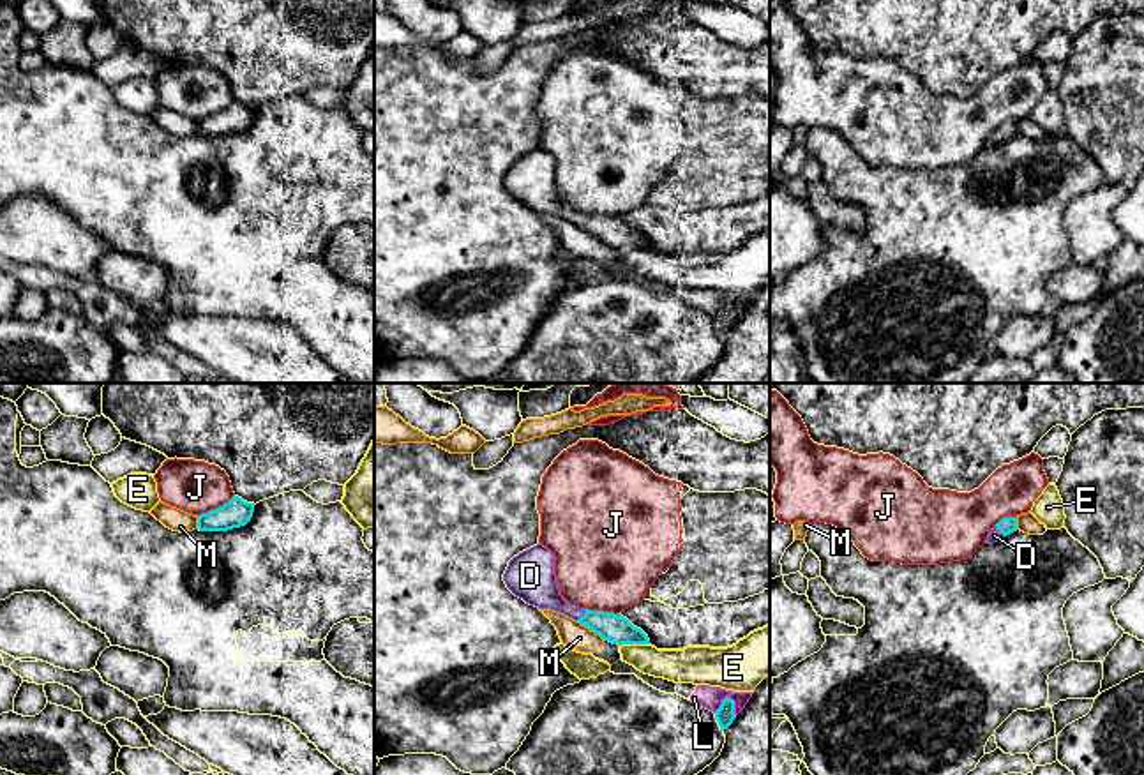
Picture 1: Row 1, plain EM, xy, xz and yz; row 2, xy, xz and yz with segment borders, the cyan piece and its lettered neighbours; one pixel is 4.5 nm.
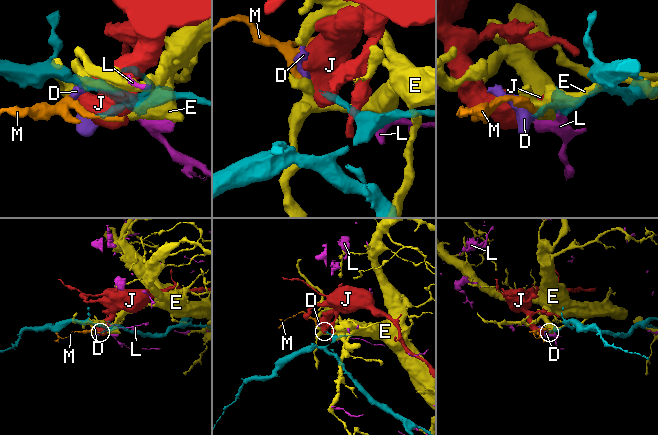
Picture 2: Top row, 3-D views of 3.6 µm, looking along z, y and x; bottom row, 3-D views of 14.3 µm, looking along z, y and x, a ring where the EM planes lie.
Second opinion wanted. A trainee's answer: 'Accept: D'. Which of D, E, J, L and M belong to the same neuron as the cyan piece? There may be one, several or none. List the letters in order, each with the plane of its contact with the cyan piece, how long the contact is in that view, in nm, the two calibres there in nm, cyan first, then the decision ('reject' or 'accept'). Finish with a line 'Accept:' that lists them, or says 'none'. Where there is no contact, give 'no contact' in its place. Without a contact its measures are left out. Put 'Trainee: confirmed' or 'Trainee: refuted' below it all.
D: contact in xz; length 70 nm; calibres 130 and 180 nm; accept
E: contact in xz; length 140 nm; calibres 130 and 160 nm; reject
J: contact in xy; length 190 nm; calibres 130 and 240 nm; reject
L: contact in xz; length 120 nm; calibres 90 and 110 nm; reject
M: contact in xz; length 160 nm; calibres 130 and 120 nm; reject
Accept: D
Trainee: confirmed

